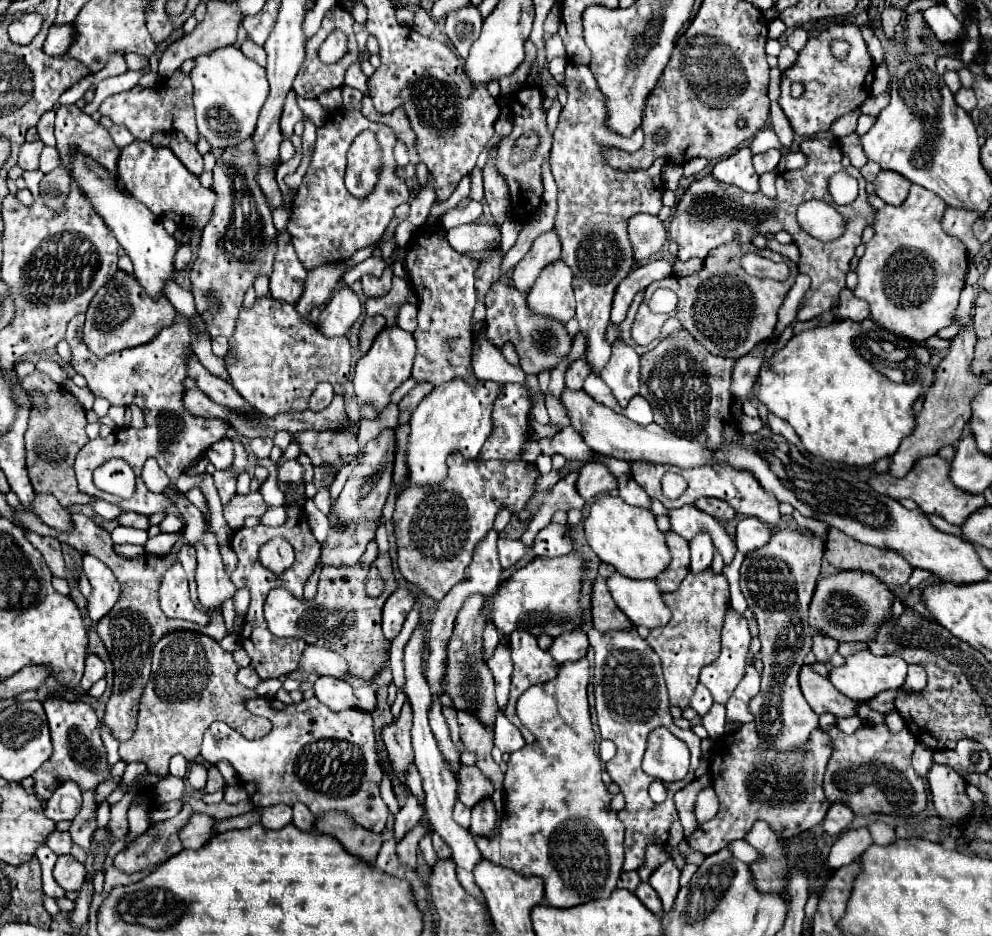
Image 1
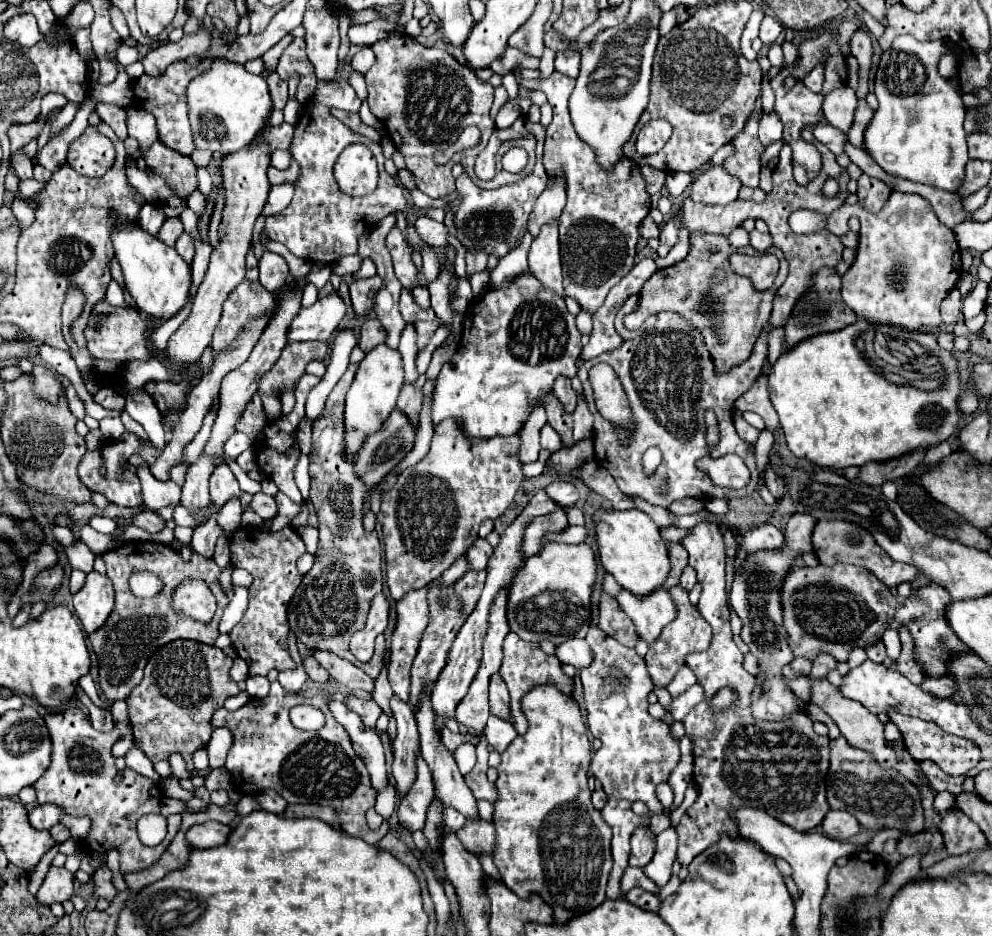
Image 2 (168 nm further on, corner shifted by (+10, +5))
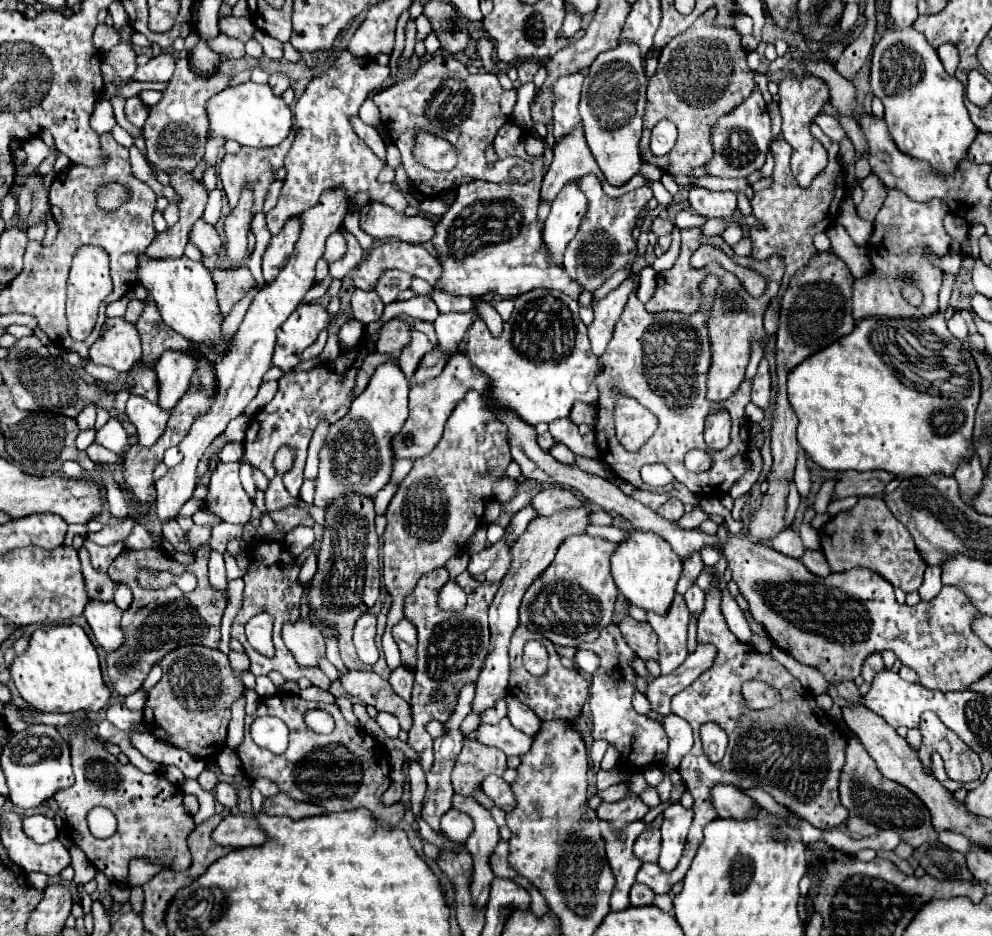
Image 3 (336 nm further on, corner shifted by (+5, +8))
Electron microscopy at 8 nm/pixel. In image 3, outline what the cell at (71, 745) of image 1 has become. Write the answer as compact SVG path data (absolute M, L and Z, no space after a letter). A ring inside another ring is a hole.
M84 731L72 737L70 749L76 783L70 789L58 791L54 799L66 813L72 841L86 853L90 863L110 881L126 883L128 863L132 857L150 857L160 861L162 847L180 847L180 871L186 871L192 865L186 839L196 825L182 805L182 789L172 785L164 773L142 773L134 765L120 765L114 755L102 749L100 739L90 737ZM96 805L108 807L118 819L118 829L108 839L96 839L92 833L88 835L86 813Z

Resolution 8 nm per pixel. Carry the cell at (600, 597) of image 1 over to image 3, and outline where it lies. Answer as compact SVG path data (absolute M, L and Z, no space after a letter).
M626 617L618 627L626 643L642 661L648 661L648 659L658 661L658 635L648 623L638 623L632 617Z

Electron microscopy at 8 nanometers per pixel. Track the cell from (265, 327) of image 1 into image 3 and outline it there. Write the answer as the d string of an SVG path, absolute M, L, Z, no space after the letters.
M246 265L234 267L234 269L224 269L224 267L214 267L212 269L214 283L218 287L218 303L222 313L230 313L234 303L250 291L252 285L252 273Z

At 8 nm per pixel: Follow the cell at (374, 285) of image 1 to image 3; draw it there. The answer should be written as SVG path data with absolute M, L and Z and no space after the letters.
M354 289L354 293L352 293L352 315L354 315L354 319L368 325L368 323L378 321L382 317L382 311L384 311L384 305L382 305L382 301L378 301L376 291L362 293L362 289Z

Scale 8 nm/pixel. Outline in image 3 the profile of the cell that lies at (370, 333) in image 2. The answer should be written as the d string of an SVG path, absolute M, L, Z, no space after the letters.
M394 317L392 321L382 325L382 333L378 337L376 351L378 353L388 353L392 357L398 357L402 349L410 343L410 323Z

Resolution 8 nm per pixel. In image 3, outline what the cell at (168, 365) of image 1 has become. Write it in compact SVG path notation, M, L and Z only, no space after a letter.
M84 245L76 251L74 263L70 269L70 279L67 283L66 317L68 319L68 332L76 341L84 341L98 317L100 303L112 293L112 279L110 279L110 259L108 253L94 245Z

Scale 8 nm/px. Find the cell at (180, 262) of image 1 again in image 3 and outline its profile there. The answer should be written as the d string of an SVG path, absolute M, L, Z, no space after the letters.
M202 218L198 223L194 223L192 231L190 231L190 241L196 243L196 247L202 251L204 257L210 257L214 253L220 253L224 241L220 239L220 235L216 233L216 229L208 223L204 223Z

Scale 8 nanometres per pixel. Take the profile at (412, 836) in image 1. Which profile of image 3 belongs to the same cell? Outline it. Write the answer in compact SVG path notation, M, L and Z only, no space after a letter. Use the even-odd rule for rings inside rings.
M436 569L432 573L424 573L414 591L404 599L404 617L410 619L418 631L418 661L416 661L416 679L412 689L412 717L414 727L408 733L408 745L414 747L422 761L424 773L430 771L430 765L434 761L434 749L432 749L432 737L426 731L426 725L434 719L448 721L454 713L454 707L458 703L458 693L464 685L474 683L480 675L480 669L484 667L484 659L490 653L490 629L488 629L488 607L500 587L500 581L478 581L468 571L456 577L456 583L466 591L468 601L466 607L460 611L444 611L438 605L438 591L448 583L450 575L448 571ZM434 689L446 689L446 701L438 703L432 701L430 691Z

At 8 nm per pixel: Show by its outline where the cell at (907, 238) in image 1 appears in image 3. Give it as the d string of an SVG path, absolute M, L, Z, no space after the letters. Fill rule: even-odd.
M888 191L888 201L884 201L880 213L874 219L874 233L870 237L870 259L874 265L874 271L864 277L858 279L854 283L854 309L852 309L852 317L856 321L862 321L866 317L926 317L926 315L934 315L938 311L938 291L942 285L942 271L934 265L930 265L930 261L924 257L924 245L928 245L936 255L946 255L948 247L950 247L950 235L944 231L944 217L946 217L948 209L944 201L926 201L926 203L918 203L912 201L906 193L902 191ZM904 283L914 283L918 285L918 289L924 293L924 303L922 307L912 307L904 301L900 287Z

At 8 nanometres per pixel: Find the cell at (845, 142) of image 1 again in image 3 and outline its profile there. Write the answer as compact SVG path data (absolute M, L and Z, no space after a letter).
M820 113L814 120L816 125L834 141L842 141L844 139L844 129L840 127L840 123L836 121L836 117L825 113Z

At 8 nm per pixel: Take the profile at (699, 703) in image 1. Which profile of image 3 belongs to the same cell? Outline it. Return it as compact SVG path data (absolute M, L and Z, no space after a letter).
M676 593L674 605L666 617L658 617L648 613L648 621L658 635L658 651L660 651L660 669L662 675L672 673L686 659L686 633L690 623L690 611L686 609L684 597Z

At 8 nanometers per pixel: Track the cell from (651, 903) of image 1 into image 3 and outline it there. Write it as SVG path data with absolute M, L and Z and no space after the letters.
M634 883L632 891L630 891L630 903L634 907L644 907L644 905L652 905L654 899L654 891L642 883Z

